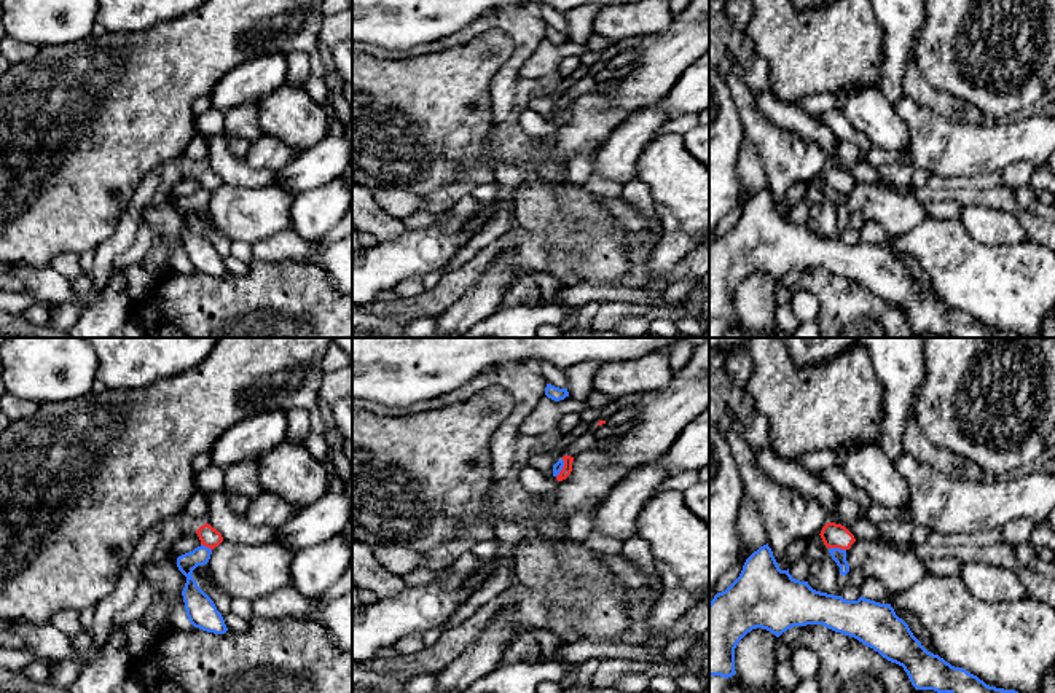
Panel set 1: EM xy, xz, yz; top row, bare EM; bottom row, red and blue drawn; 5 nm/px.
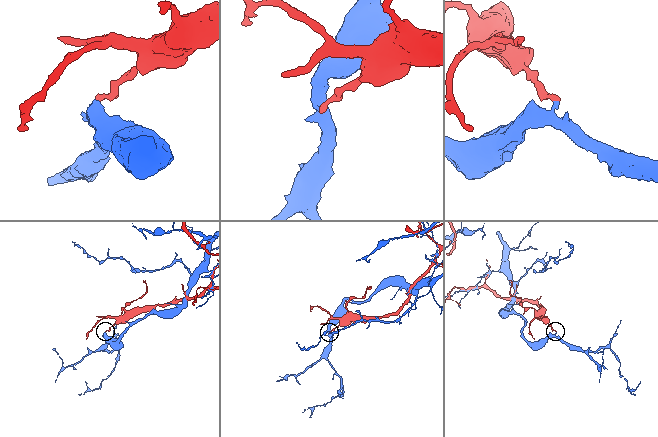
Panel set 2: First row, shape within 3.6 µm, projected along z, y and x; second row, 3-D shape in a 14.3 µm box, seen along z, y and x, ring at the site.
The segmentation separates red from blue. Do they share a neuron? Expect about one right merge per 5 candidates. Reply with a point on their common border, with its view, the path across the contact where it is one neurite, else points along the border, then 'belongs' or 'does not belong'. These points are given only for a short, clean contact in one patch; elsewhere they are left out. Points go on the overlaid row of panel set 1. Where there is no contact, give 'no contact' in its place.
meets red in yz at (837, 547); border along yz (845, 548), (829, 550); does not belong

